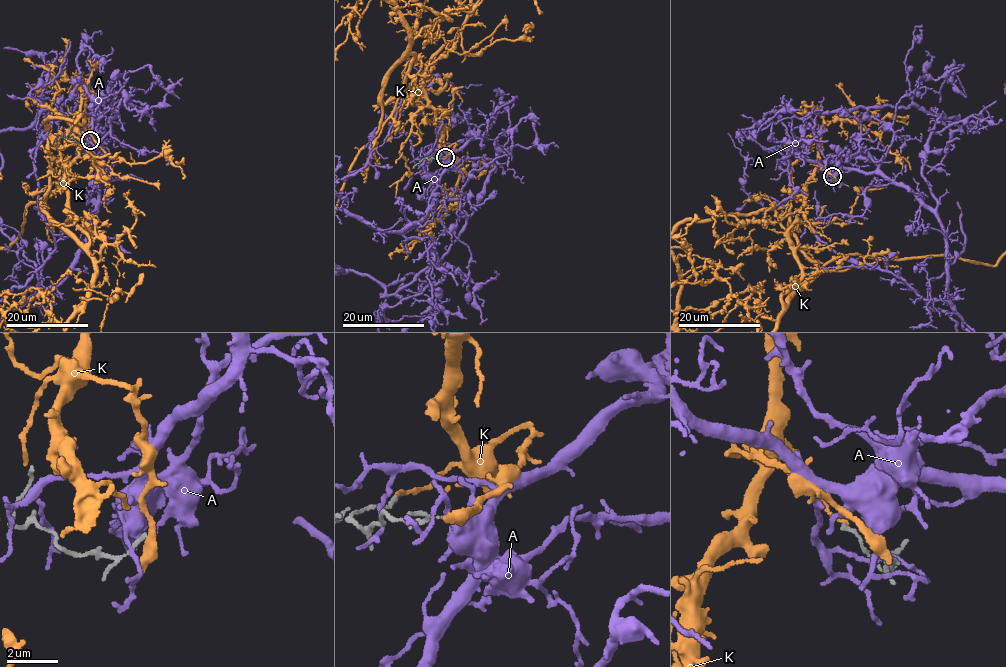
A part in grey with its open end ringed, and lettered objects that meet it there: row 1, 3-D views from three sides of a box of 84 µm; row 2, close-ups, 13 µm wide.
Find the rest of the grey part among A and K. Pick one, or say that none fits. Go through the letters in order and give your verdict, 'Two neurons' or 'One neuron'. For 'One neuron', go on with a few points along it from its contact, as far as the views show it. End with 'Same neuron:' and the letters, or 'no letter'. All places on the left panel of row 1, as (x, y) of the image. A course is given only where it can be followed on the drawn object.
A: Two neurons
K: Two neurons
Same neuron: no letter

